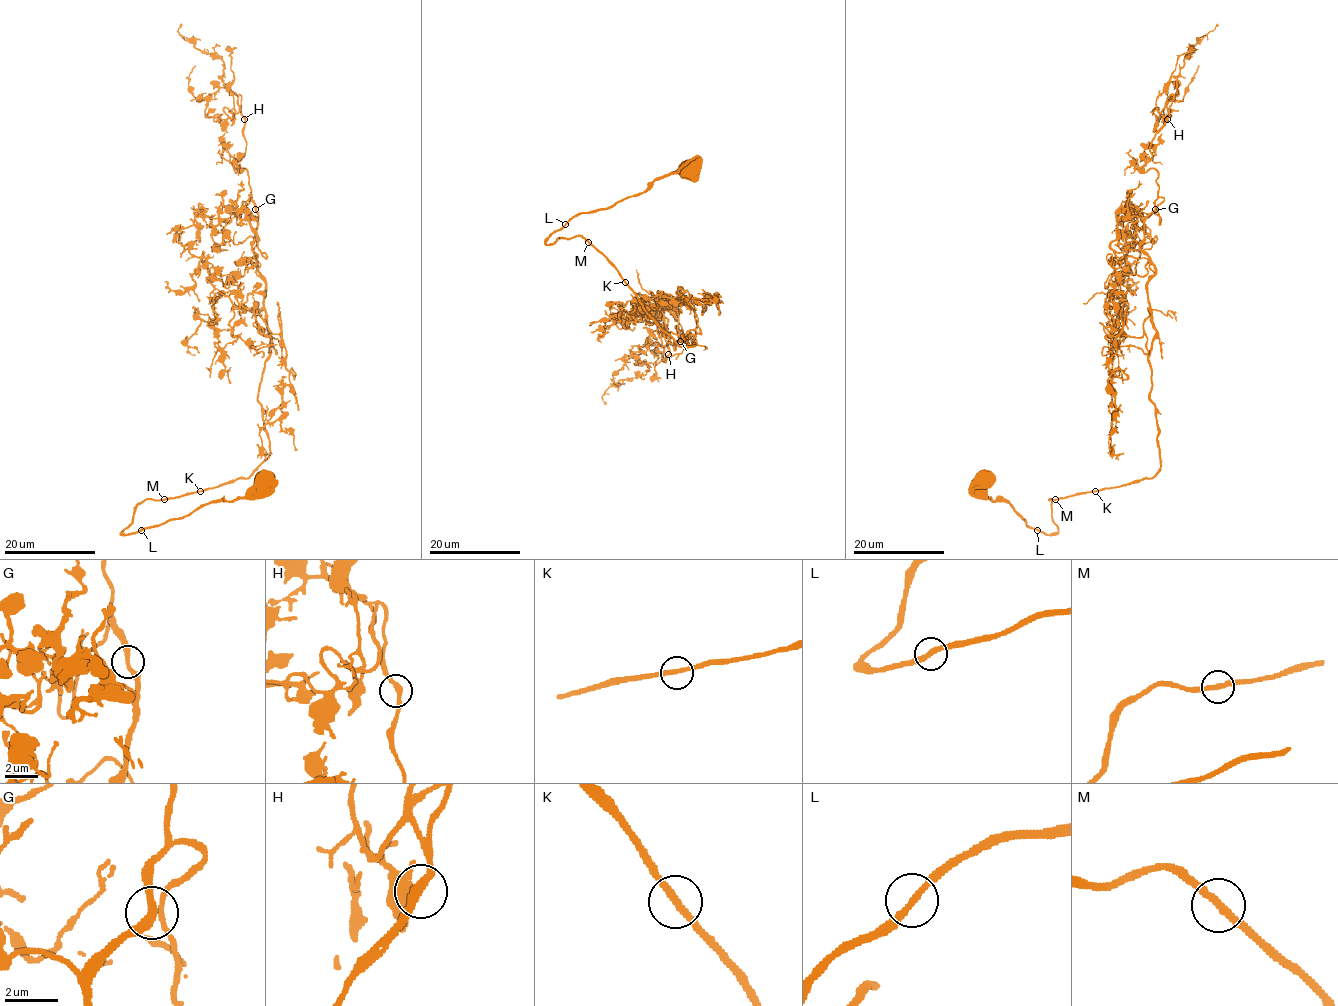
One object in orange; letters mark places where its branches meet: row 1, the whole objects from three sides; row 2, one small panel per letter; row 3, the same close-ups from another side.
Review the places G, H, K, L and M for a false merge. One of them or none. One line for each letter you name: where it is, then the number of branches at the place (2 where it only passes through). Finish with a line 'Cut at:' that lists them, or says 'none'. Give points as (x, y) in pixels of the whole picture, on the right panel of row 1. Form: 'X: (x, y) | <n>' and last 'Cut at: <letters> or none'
Cut at: none

